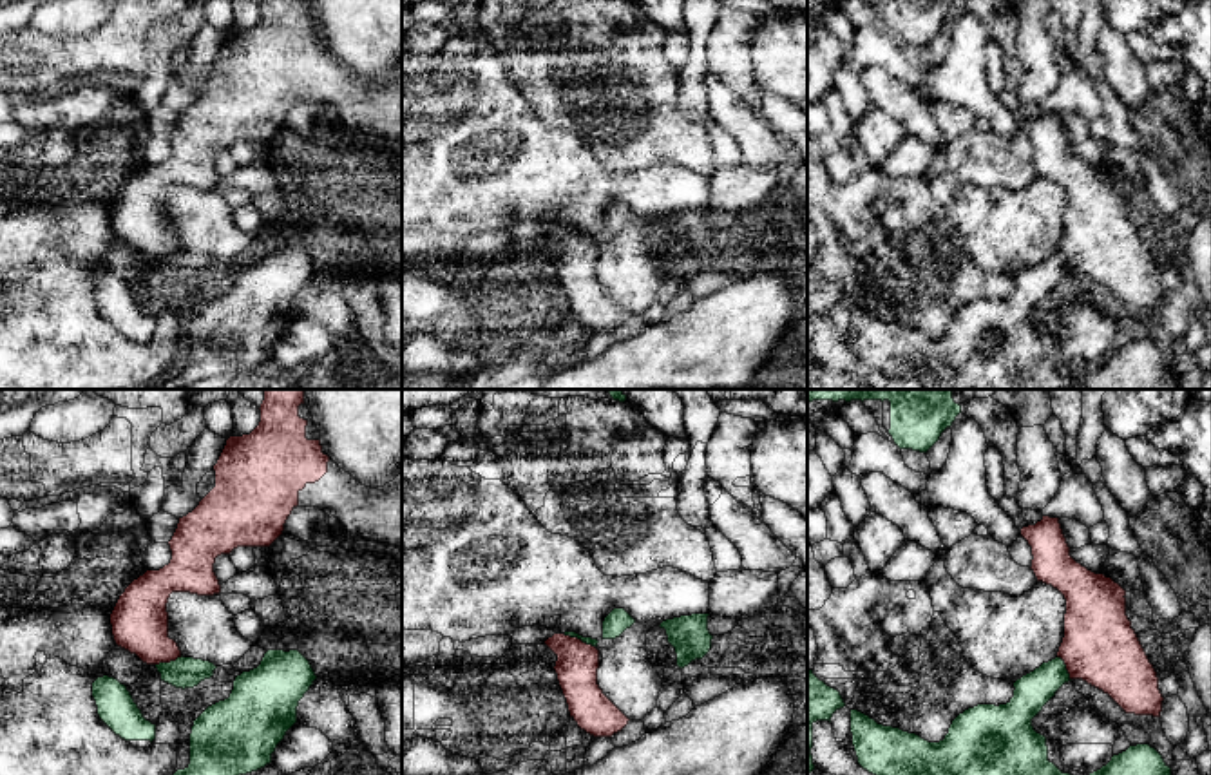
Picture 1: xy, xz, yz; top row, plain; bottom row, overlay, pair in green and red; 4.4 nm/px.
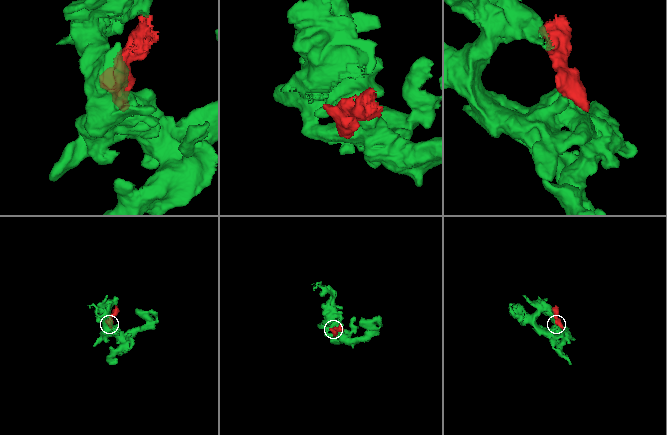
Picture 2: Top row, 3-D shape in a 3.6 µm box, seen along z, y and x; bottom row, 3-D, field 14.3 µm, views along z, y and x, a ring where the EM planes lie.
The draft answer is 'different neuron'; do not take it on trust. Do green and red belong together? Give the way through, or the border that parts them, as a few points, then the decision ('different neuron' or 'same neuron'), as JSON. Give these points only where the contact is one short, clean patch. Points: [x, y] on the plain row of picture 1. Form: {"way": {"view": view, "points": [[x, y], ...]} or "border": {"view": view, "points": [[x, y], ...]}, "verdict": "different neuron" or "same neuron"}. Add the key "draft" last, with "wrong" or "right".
{"border": {"view": "xy", "points": [[181, 250], [156, 259]]}, "verdict": "different neuron", "draft": "right"}

